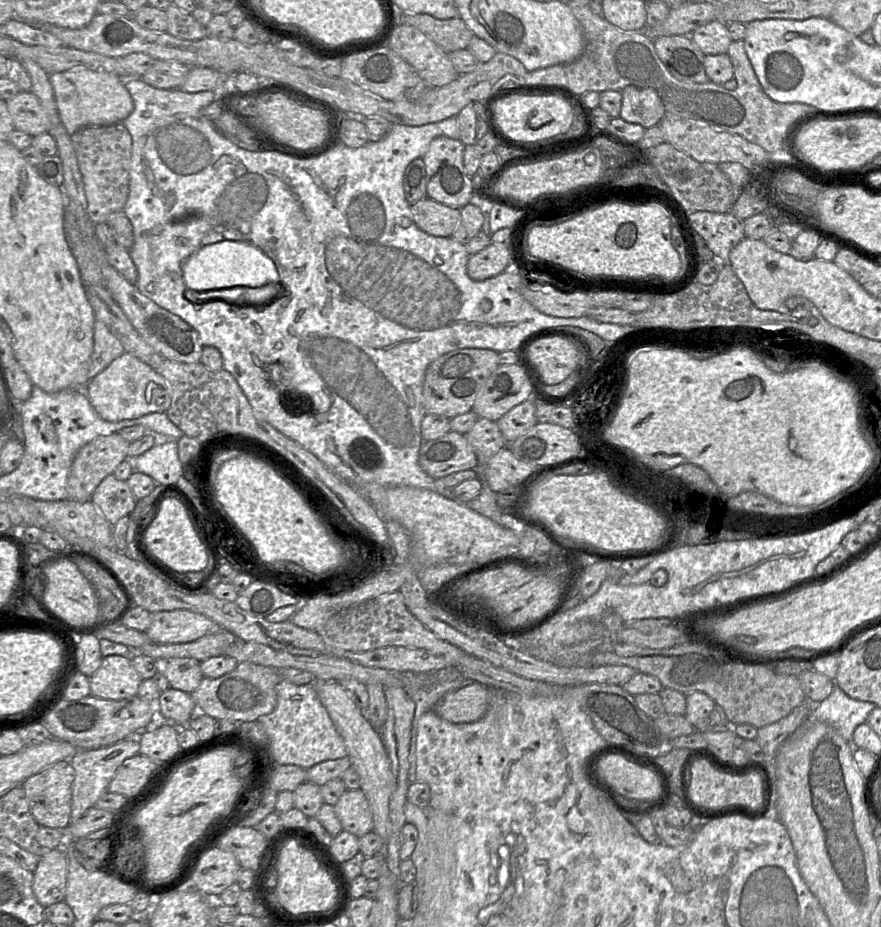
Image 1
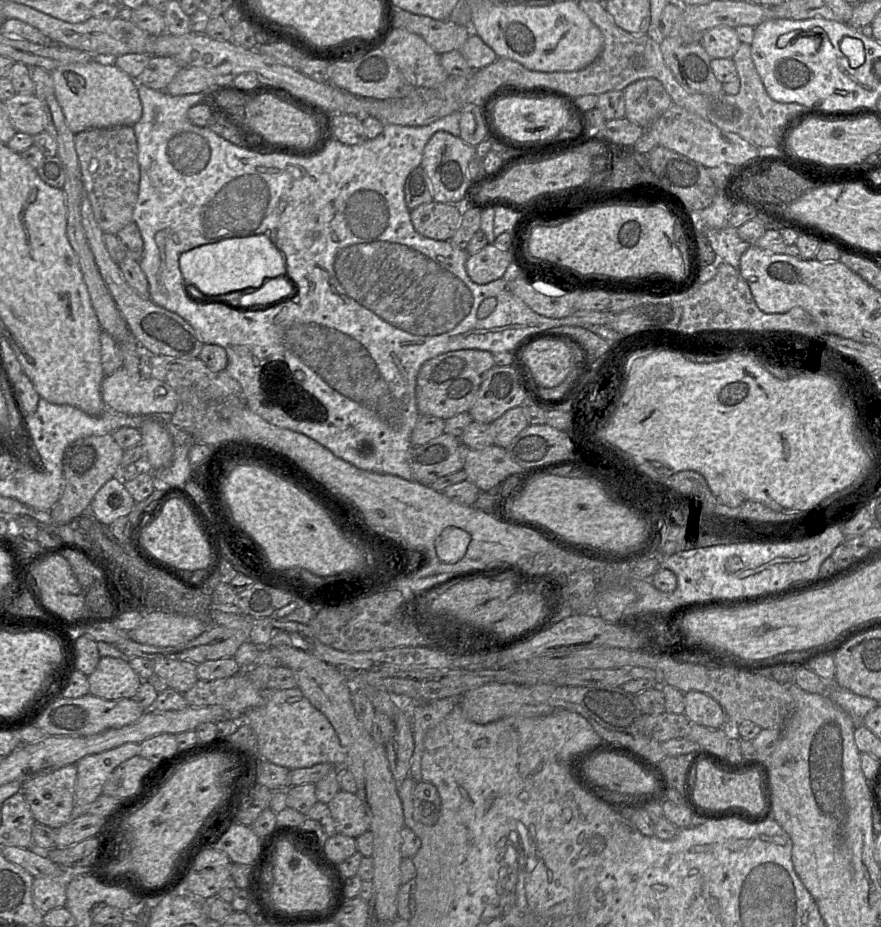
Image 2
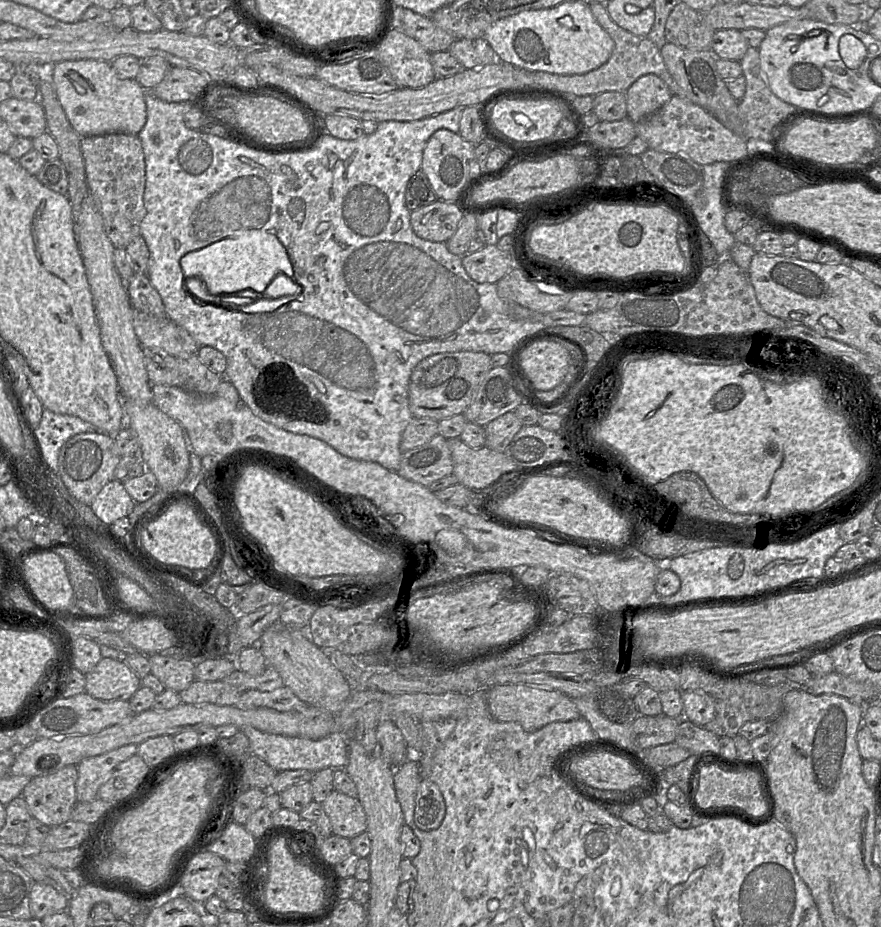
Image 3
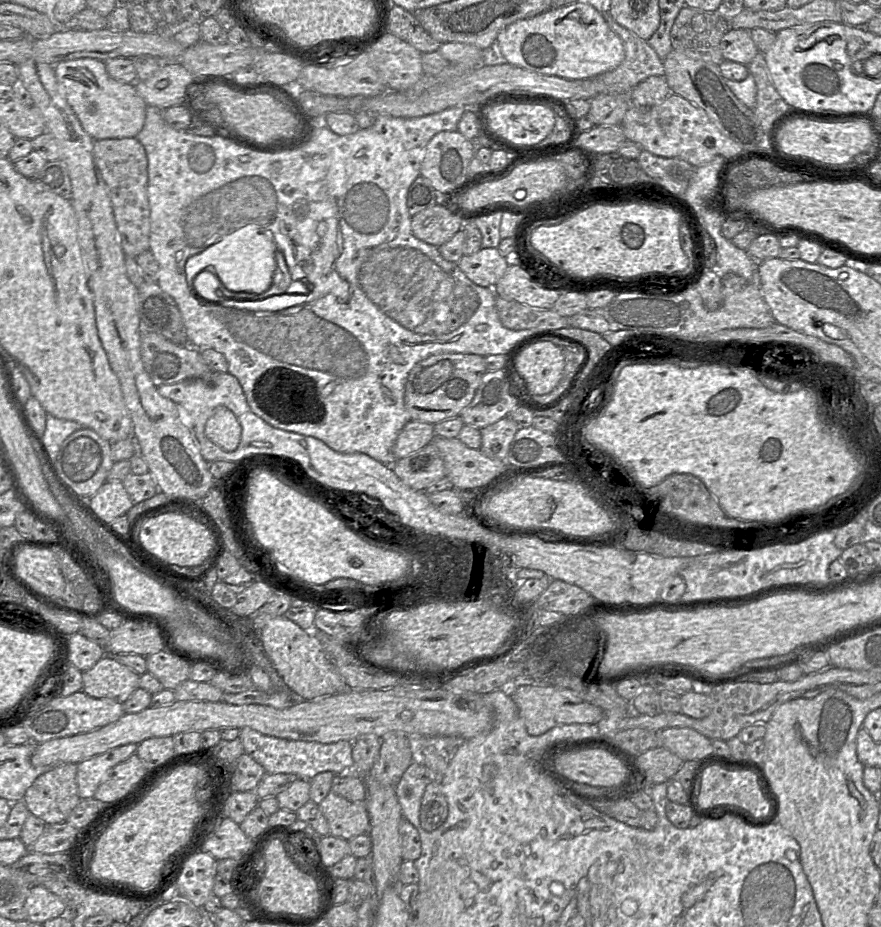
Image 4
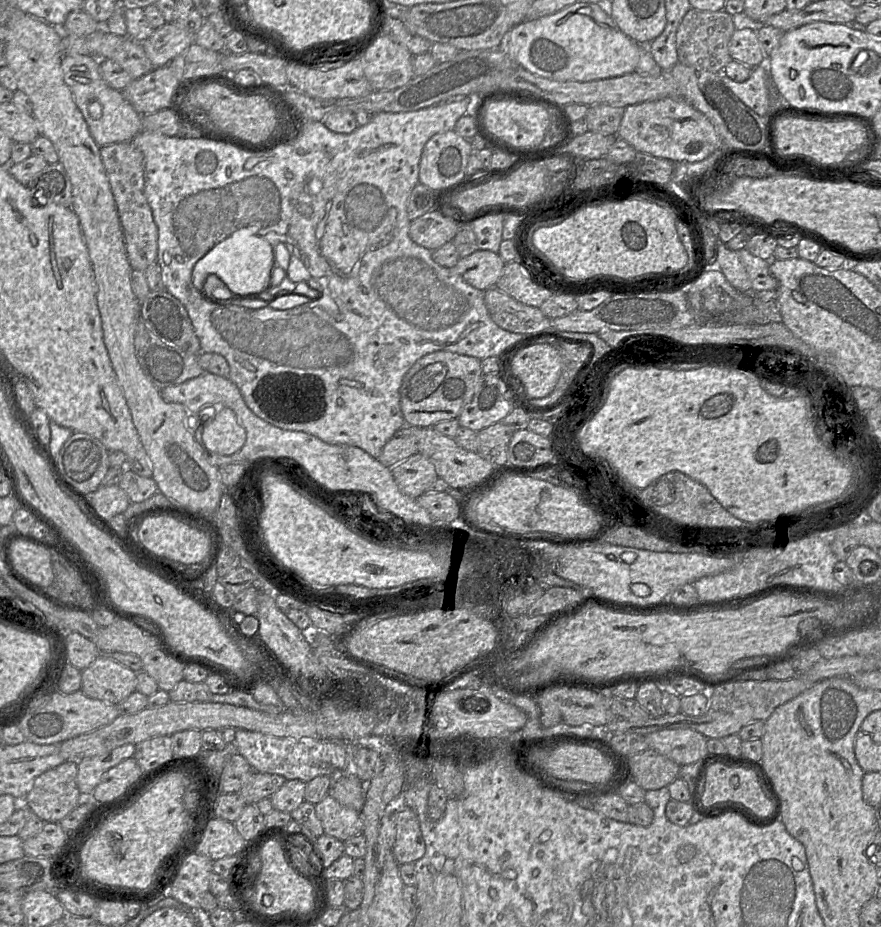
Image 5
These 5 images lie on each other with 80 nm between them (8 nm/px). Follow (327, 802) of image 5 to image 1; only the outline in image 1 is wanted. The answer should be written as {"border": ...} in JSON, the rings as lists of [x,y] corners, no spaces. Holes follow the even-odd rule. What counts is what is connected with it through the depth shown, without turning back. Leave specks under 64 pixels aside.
{"border":[[[346,789],[334,805],[334,810],[343,830],[357,837],[373,831],[372,812],[361,789]]]}

